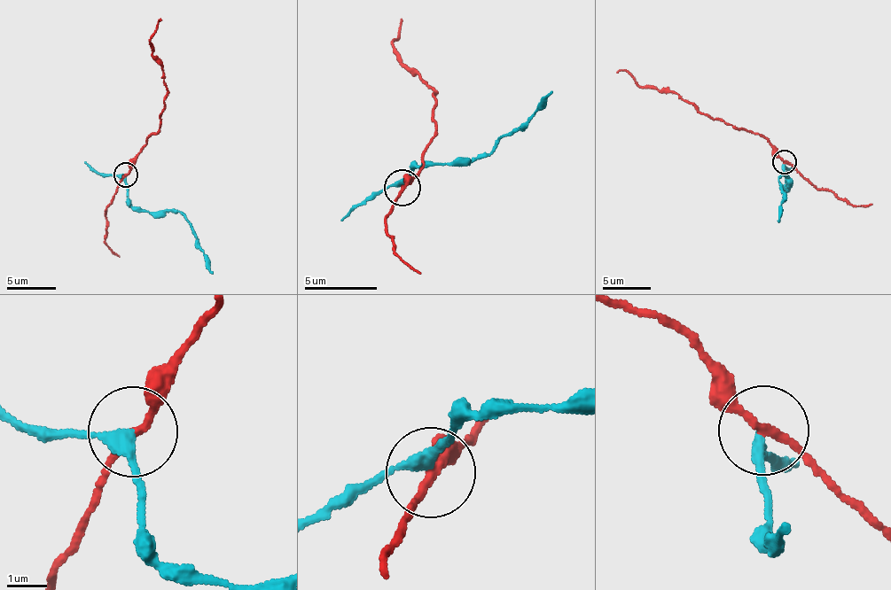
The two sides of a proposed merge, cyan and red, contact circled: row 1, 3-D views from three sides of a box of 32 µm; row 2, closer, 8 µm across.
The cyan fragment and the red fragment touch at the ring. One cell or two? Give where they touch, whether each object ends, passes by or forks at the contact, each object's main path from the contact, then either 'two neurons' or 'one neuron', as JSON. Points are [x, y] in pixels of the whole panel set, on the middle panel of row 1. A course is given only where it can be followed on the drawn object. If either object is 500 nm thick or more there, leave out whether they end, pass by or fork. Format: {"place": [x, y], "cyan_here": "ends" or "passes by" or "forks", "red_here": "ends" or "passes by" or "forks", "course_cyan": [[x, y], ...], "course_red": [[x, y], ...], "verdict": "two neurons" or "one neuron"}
{"place": [402, 187], "cyan_here": "passes by", "red_here": "passes by", "course_cyan": [[403, 187], [413, 166], [465, 165], [483, 157], [496, 143], [528, 120], [541, 97], [553, 92]], "course_red": [[403, 187], [424, 166], [436, 100], [419, 74], [395, 58], [392, 40], [401, 19]], "verdict": "two neurons"}

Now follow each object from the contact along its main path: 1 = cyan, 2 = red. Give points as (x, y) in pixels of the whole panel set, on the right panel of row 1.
1: (784, 160), (785, 187), (787, 190), (792, 180), (786, 174), (780, 176), (782, 198), (779, 221)
2: (784, 160), (758, 132), (744, 131), (705, 115), (670, 91), (637, 87), (624, 70), (617, 73)

